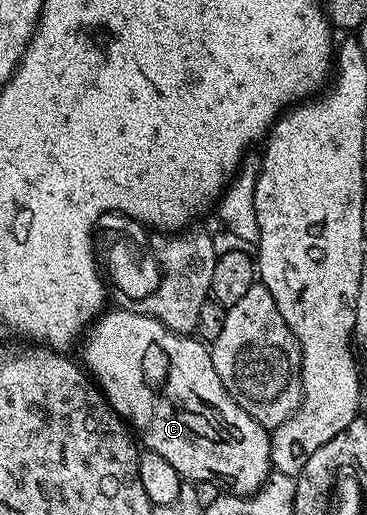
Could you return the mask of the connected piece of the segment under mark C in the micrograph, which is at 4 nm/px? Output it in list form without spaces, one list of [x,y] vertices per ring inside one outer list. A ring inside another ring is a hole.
[[[117,307],[111,309],[111,313],[109,311],[103,312],[89,326],[88,332],[84,337],[84,342],[86,341],[85,368],[88,370],[89,376],[96,382],[98,388],[101,389],[102,394],[105,395],[106,402],[118,412],[118,416],[123,421],[128,423],[129,428],[136,434],[137,440],[143,446],[146,444],[145,448],[149,452],[168,459],[168,463],[172,467],[176,467],[179,477],[189,479],[191,482],[210,480],[231,494],[247,495],[257,492],[272,472],[270,463],[270,433],[260,423],[256,423],[256,419],[252,419],[252,415],[248,415],[248,411],[244,411],[244,407],[240,407],[234,402],[232,395],[228,395],[224,383],[220,383],[220,375],[216,375],[216,367],[212,367],[209,348],[197,336],[173,333],[168,327],[164,327],[164,323],[156,320],[155,317],[140,315],[139,313],[133,313],[127,309]]]

